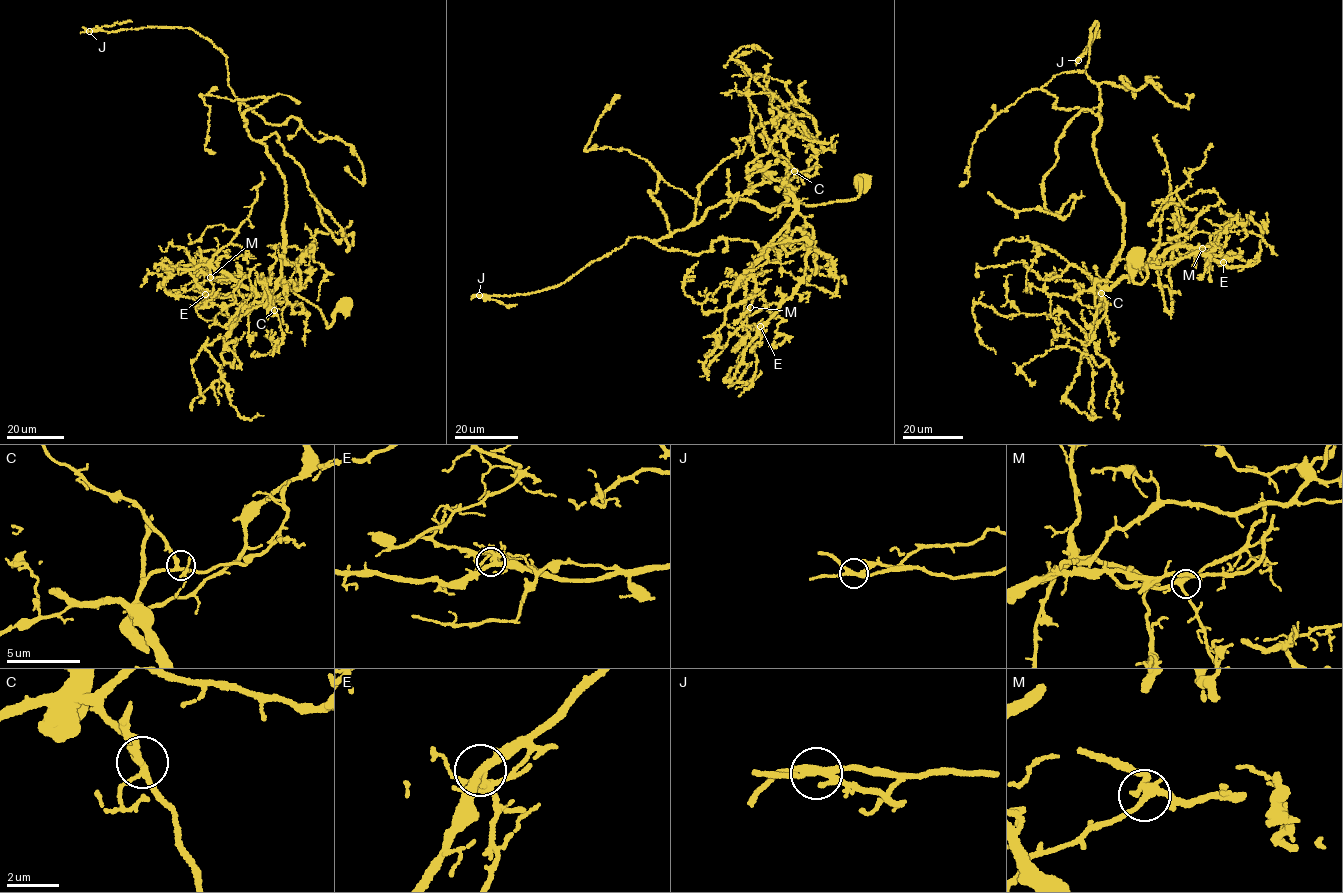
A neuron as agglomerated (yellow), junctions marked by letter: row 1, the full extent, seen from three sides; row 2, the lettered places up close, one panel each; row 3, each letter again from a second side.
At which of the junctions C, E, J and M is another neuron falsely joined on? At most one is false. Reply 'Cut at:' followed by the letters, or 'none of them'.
Cut at: none of them

